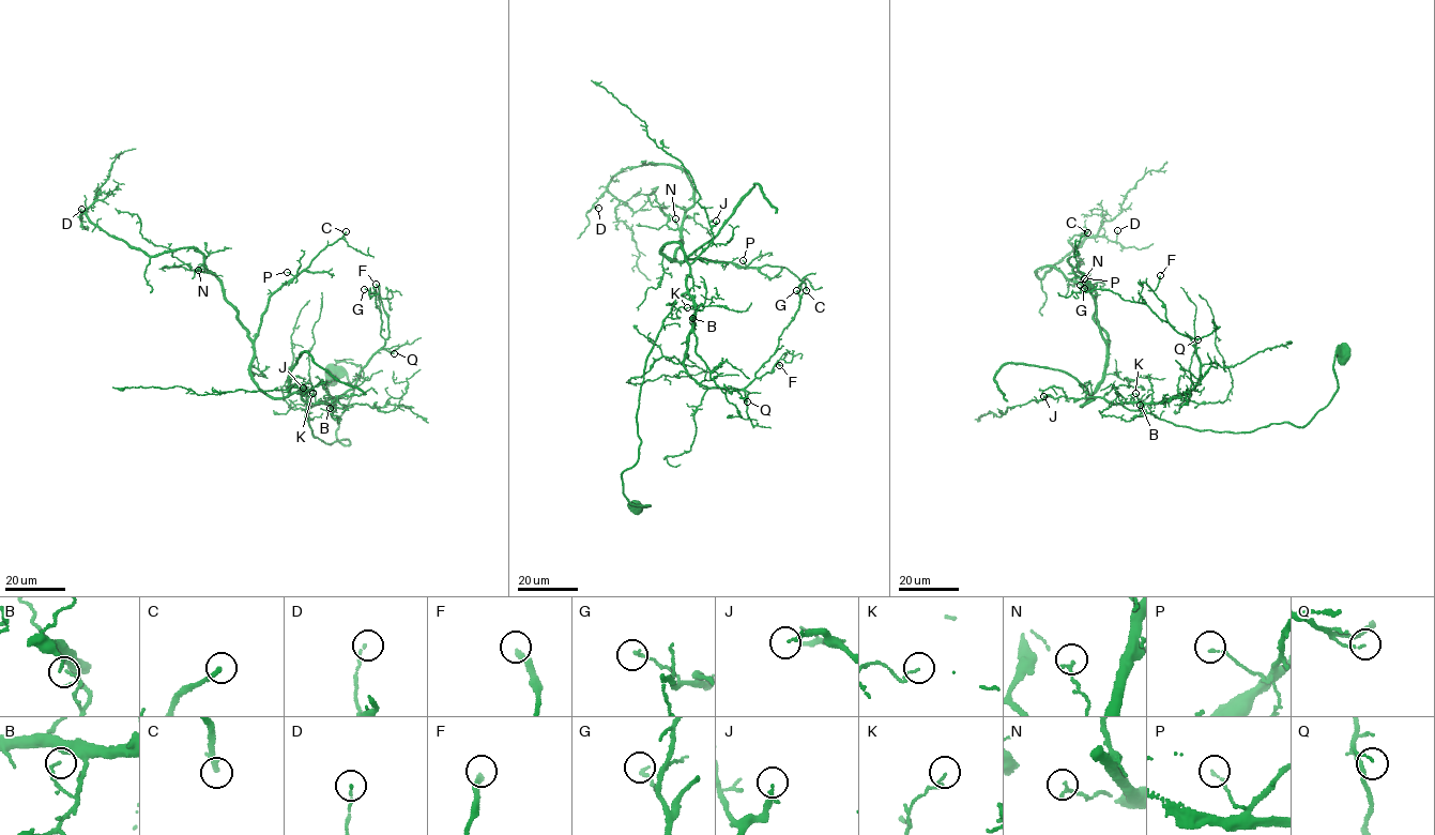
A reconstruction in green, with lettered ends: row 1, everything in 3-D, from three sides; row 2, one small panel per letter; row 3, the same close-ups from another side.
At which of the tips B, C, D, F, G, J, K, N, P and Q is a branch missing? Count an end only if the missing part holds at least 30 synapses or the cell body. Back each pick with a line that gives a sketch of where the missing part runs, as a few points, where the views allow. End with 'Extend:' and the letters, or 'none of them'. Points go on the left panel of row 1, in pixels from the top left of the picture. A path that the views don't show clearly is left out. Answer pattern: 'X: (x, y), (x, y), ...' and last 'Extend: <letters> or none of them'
C: (346, 231), (349, 229), (345, 219), (330, 222), (331, 213)
J: (303, 388), (291, 399), (283, 395), (268, 399)
Extend: C, J

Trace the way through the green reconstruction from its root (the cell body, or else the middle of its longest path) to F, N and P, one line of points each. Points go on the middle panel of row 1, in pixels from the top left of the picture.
F: (666, 255), (662, 247), (678, 242), (689, 269), (688, 375), (707, 388), (743, 389), (779, 365)
N: (666, 255), (676, 260), (674, 256), (682, 244), (678, 241), (683, 241), (675, 218)
P: (666, 255), (680, 261), (704, 259), (744, 267), (743, 260)

